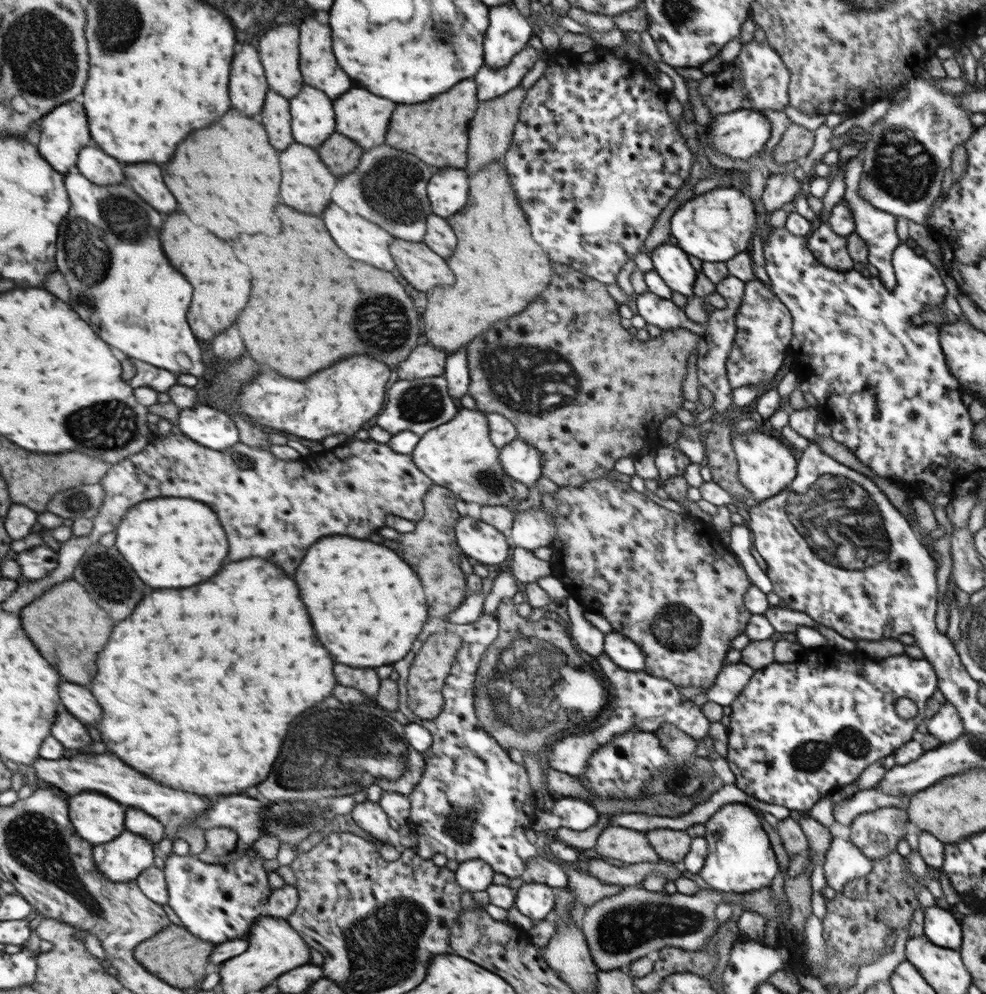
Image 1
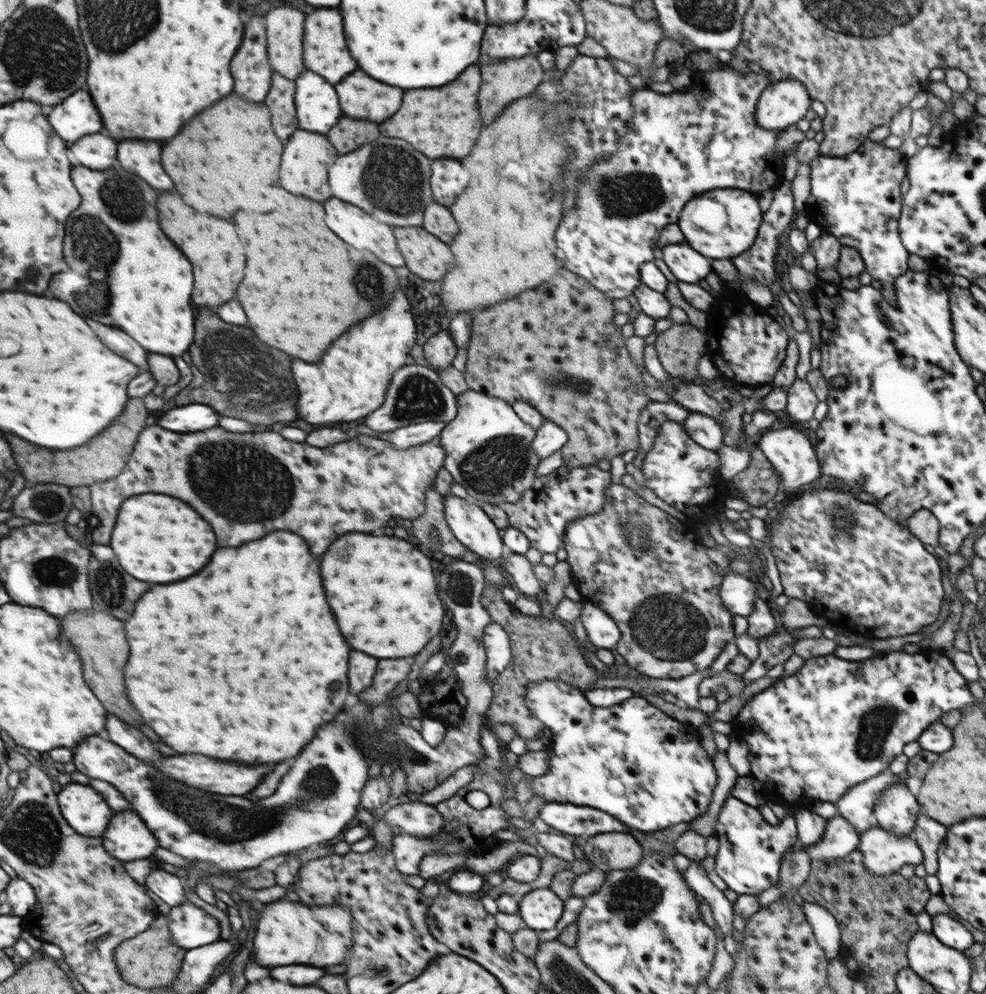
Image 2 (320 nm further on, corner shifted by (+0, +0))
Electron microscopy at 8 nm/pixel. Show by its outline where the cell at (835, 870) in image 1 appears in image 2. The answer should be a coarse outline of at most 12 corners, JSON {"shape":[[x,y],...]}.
{"shape":[[881,827],[859,834],[857,852],[871,876],[918,865],[922,850],[908,835]]}

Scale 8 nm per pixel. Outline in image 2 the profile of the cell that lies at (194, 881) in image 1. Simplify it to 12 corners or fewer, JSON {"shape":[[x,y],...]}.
{"shape":[[191,901],[167,916],[172,939],[193,950],[222,940],[219,920]]}

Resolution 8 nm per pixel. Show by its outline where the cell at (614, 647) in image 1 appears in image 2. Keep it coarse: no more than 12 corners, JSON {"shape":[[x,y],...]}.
{"shape":[[581,601],[578,620],[597,649],[616,648],[620,632],[597,604]]}

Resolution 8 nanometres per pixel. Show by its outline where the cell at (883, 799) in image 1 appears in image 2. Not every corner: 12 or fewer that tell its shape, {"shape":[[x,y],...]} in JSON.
{"shape":[[838,815],[821,838],[804,848],[809,860],[833,863],[855,851],[859,839]]}

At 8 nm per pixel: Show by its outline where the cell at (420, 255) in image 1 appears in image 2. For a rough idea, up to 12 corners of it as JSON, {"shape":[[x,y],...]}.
{"shape":[[422,226],[395,227],[404,264],[441,281],[453,264],[448,244]]}

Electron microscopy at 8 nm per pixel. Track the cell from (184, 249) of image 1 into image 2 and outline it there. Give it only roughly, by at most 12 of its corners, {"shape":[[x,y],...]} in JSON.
{"shape":[[159,196],[163,230],[195,264],[195,304],[237,296],[245,248],[235,224]]}

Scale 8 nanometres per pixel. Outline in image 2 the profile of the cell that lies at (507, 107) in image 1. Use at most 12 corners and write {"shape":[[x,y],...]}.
{"shape":[[536,55],[482,64],[483,120],[493,122],[543,78]]}

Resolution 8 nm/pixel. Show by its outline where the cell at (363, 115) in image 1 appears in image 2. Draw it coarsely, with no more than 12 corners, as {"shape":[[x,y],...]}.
{"shape":[[365,72],[337,84],[343,112],[381,122],[401,102],[401,88]]}

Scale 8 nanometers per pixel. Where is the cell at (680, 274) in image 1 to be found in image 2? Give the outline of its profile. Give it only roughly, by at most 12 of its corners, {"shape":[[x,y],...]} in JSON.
{"shape":[[683,242],[663,246],[661,260],[676,280],[696,283],[711,259]]}

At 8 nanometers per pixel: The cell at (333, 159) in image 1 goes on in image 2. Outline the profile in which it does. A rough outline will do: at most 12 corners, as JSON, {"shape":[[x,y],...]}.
{"shape":[[344,115],[327,134],[341,155],[379,136],[377,124]]}

